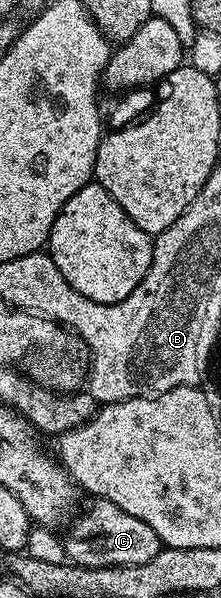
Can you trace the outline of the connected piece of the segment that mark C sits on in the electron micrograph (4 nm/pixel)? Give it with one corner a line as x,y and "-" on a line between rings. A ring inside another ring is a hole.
95,499
92,507
62,536
68,560
77,567
128,567
145,565
157,557
165,544
141,517
117,509
108,499

